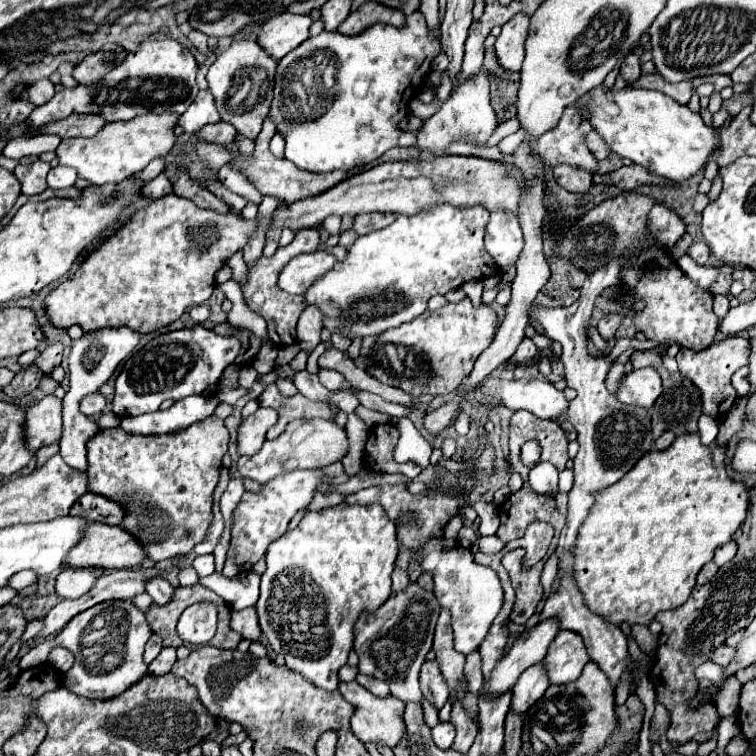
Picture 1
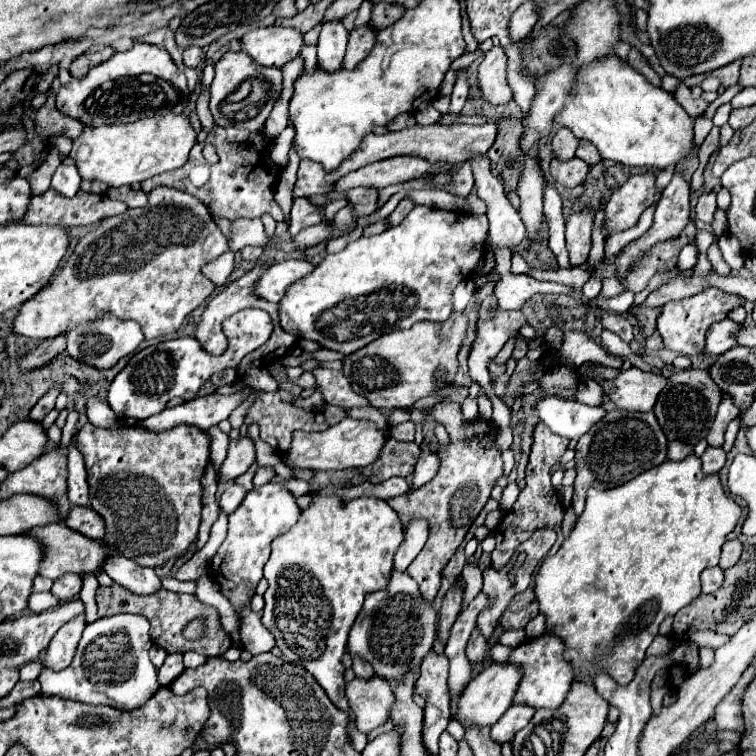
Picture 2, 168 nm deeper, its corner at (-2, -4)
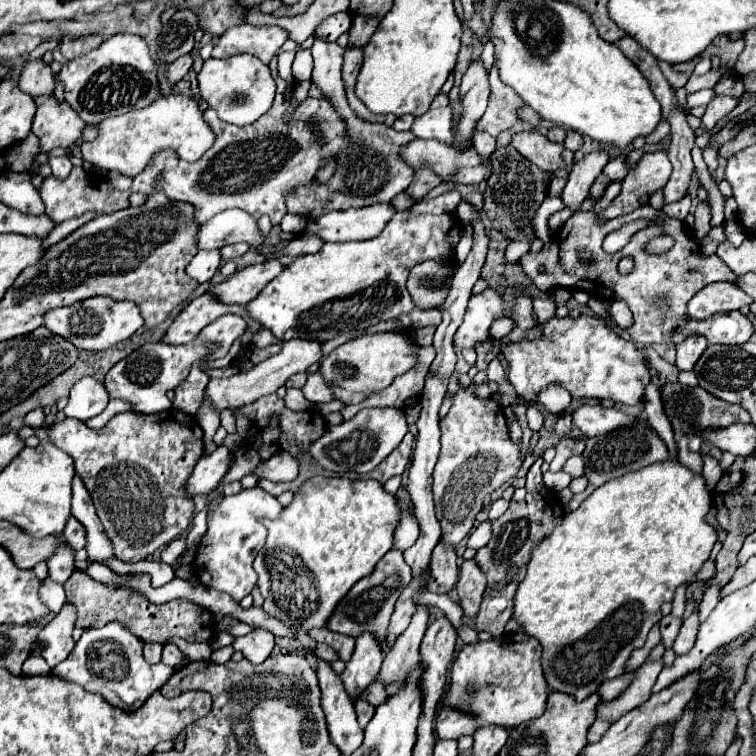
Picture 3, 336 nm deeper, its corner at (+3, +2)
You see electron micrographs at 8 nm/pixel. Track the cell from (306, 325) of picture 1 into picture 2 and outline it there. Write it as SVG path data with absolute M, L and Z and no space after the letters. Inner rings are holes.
M440 402L436 406L430 406L426 414L434 416L436 422L444 424L450 434L450 444L438 448L442 466L438 474L428 484L424 484L424 488L400 494L396 498L388 498L386 502L398 512L402 524L408 524L408 520L414 520L416 516L426 518L430 524L430 536L424 544L424 550L416 556L416 560L408 566L406 572L418 582L422 596L434 600L440 586L442 568L462 544L470 524L490 498L496 480L502 476L502 458L494 444L498 430L492 422L476 420L472 424L462 424L460 406L456 402Z

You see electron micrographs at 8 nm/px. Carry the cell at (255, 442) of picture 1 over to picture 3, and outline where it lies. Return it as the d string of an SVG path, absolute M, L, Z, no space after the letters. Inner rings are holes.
M225 446L217 448L209 456L201 456L193 474L189 476L189 480L185 484L187 498L211 492L219 484L223 474L227 472L229 464L231 464L231 452Z

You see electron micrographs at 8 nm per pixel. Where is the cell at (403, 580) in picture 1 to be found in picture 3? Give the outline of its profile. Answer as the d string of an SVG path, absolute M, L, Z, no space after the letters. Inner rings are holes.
M401 500L397 504L401 508L401 522L395 530L395 546L393 548L407 550L411 544L415 544L415 540L419 536L419 524L417 524L415 516L409 510L405 510L405 504Z

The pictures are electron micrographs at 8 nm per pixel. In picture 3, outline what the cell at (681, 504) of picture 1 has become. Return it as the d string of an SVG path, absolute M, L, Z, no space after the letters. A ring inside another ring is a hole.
M667 460L667 462L659 462L659 464L651 464L639 472L631 472L625 474L623 478L611 480L605 486L597 488L575 512L567 514L561 522L561 526L557 526L543 544L539 544L533 552L531 552L531 560L527 564L527 574L525 578L519 582L517 592L515 592L515 602L513 602L513 620L521 626L521 630L531 636L537 638L543 654L541 654L541 664L543 664L543 674L547 680L549 690L555 692L563 692L563 694L571 694L577 700L585 700L587 696L595 694L599 690L599 686L603 684L603 680L611 680L623 674L625 662L629 660L631 652L635 648L641 648L647 640L647 632L661 620L661 604L673 600L675 588L687 580L691 580L697 570L703 566L703 562L709 558L709 552L713 548L713 544L717 542L717 530L713 526L709 526L705 522L707 512L711 510L711 492L705 488L705 480L699 474L693 474L689 468L681 466L675 460Z

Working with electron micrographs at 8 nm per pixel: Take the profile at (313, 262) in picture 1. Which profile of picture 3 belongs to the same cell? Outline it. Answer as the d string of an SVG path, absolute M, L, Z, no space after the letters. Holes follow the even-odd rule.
M265 260L265 262L259 262L259 264L251 264L243 270L237 270L227 280L211 286L207 292L223 304L247 304L281 270L283 270L283 264L279 260Z

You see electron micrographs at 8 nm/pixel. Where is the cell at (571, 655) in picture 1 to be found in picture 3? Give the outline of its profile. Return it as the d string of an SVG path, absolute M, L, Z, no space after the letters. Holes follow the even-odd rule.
M515 632L479 644L465 644L453 662L449 688L441 704L443 708L457 708L471 714L477 720L477 728L517 728L543 714L547 694L539 642L523 632Z

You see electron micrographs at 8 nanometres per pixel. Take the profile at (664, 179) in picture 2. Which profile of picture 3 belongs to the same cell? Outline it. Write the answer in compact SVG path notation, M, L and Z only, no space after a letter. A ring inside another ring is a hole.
M715 96L711 102L709 102L709 106L707 106L707 112L705 112L705 116L701 118L703 120L703 124L711 130L711 126L715 126L715 122L719 120L719 118L723 118L725 114L729 114L739 102L743 100L743 96L741 98L729 98L729 96Z

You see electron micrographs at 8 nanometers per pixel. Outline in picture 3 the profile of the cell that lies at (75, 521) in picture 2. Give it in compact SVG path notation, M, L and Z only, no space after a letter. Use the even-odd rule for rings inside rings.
M69 518L67 526L63 530L63 540L73 552L85 548L85 532L83 532L83 526L79 522L75 522L75 518Z

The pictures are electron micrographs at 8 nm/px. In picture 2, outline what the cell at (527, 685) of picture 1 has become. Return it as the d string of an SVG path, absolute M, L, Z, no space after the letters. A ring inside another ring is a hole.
M510 704L510 708L504 712L504 716L492 726L492 740L498 744L510 742L518 730L522 730L530 718L534 716L534 708L528 708L528 704Z

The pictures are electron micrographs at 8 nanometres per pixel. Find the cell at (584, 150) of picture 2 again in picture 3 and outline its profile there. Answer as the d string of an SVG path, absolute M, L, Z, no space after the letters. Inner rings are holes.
M567 130L567 138L565 138L563 146L577 152L583 146L583 136L579 132L575 132L575 130Z

